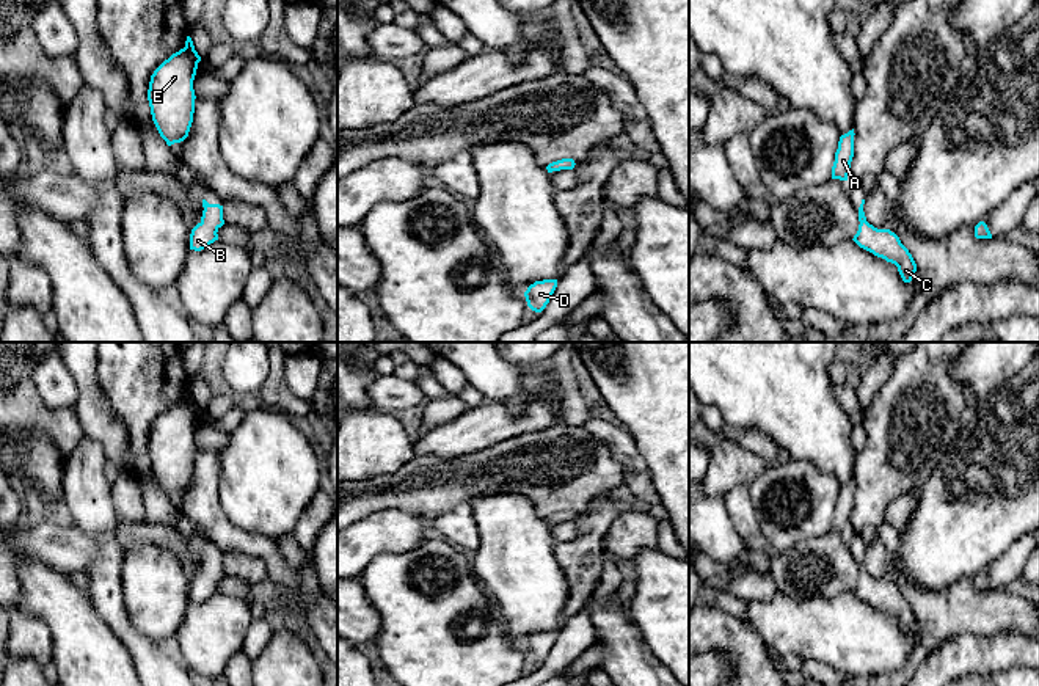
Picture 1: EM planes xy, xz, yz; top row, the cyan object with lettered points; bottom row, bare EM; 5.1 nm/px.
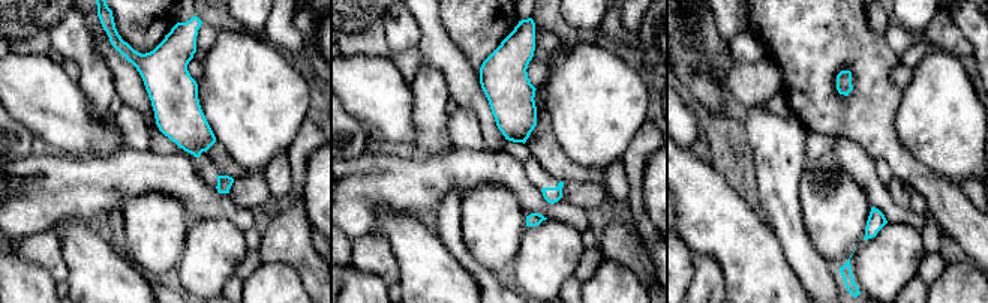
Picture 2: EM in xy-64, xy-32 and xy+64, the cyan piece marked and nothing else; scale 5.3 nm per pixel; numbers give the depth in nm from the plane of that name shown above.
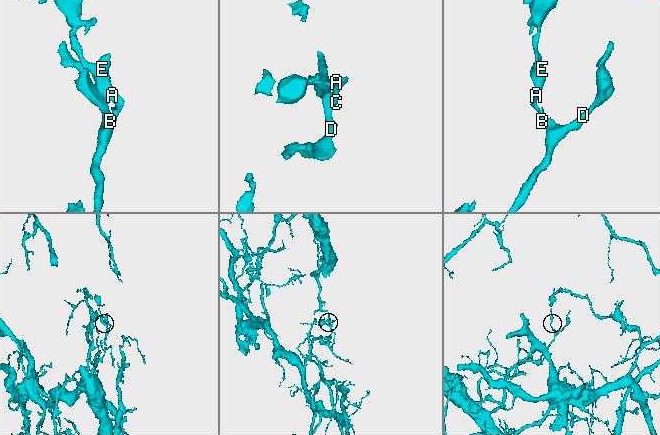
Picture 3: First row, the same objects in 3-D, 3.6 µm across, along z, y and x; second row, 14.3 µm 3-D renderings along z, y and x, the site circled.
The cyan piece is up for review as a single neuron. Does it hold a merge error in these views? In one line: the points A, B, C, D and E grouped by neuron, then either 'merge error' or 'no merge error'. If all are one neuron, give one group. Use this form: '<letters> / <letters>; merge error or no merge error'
A E / B C D; merge error

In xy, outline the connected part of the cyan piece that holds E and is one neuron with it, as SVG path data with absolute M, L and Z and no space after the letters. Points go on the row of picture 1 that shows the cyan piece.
M187 36L185 47L165 60L151 75L148 100L152 121L168 146L188 137L195 113L193 80L201 57Z

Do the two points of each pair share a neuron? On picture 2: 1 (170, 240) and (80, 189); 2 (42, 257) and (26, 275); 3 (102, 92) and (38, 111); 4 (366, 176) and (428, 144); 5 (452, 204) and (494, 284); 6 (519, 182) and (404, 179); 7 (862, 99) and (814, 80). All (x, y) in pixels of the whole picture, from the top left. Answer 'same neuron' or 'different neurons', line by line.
1: different neurons
2: different neurons
3: different neurons
4: different neurons
5: same neuron
6: same neuron
7: same neuron

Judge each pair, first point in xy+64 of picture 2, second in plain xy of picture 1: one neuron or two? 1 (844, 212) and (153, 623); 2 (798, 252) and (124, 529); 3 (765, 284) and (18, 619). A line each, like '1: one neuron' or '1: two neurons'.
1: one neuron
2: two neurons
3: two neurons

